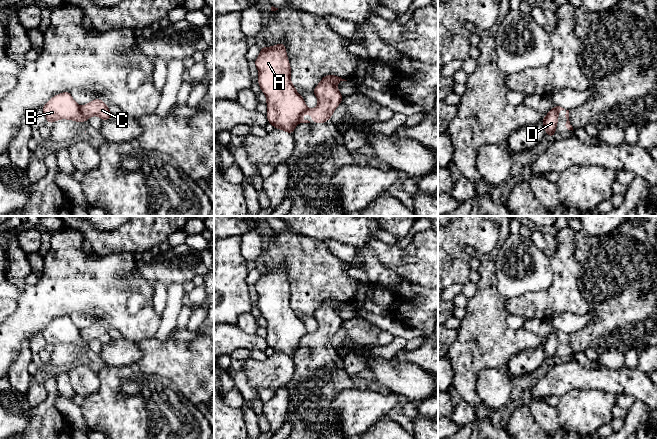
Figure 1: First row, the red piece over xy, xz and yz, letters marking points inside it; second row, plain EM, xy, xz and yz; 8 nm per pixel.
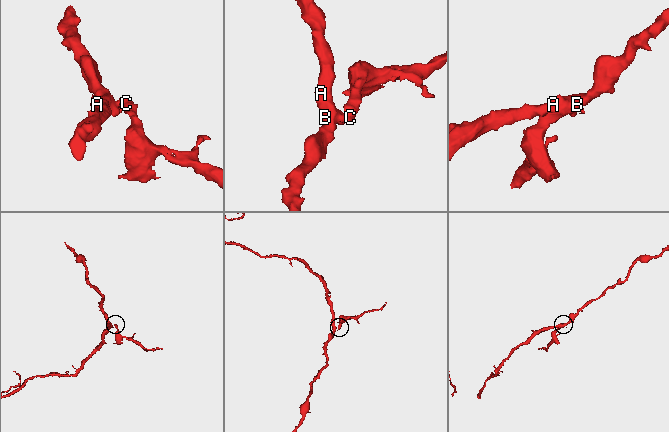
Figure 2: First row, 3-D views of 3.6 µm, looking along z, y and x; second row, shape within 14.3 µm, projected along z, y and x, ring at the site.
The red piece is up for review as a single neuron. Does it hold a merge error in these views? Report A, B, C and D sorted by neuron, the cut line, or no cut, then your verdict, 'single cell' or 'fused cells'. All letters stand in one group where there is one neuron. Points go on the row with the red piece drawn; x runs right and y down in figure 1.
A B D / C; cut in xy along (79, 107), (86, 120); fused cells

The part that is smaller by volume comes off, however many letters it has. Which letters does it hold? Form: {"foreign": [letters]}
{"foreign": ["C"]}

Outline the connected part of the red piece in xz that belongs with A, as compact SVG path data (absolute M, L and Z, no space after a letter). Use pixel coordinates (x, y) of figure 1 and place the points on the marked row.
M283 43L273 47L261 47L261 52L255 60L259 76L258 83L261 91L267 98L267 120L275 129L282 129L293 134L295 126L299 123L300 116L308 109L303 97L297 93L290 81L291 67L287 58L286 48Z

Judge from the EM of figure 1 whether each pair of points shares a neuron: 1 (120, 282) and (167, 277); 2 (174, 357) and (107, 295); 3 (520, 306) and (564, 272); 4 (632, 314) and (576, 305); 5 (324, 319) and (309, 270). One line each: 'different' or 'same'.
1: same
2: different
3: same
4: different
5: different

